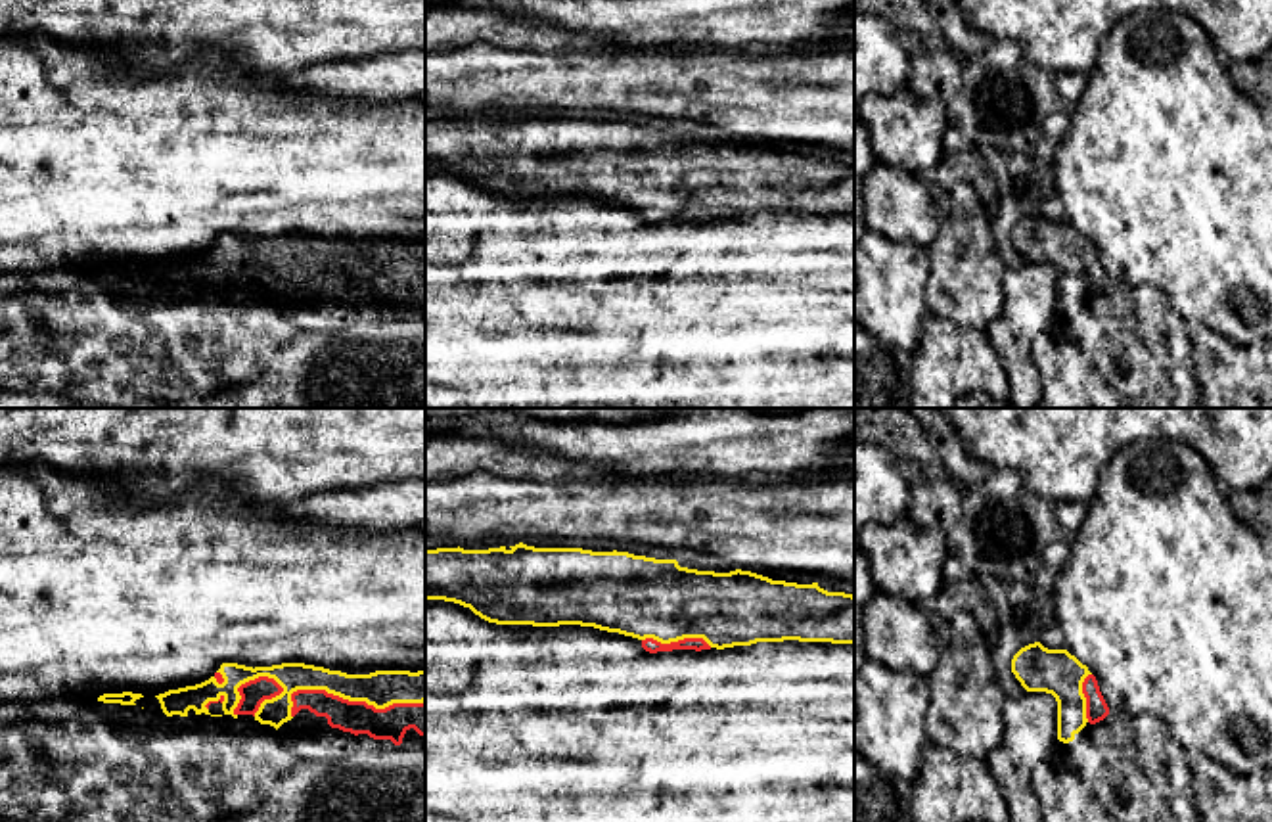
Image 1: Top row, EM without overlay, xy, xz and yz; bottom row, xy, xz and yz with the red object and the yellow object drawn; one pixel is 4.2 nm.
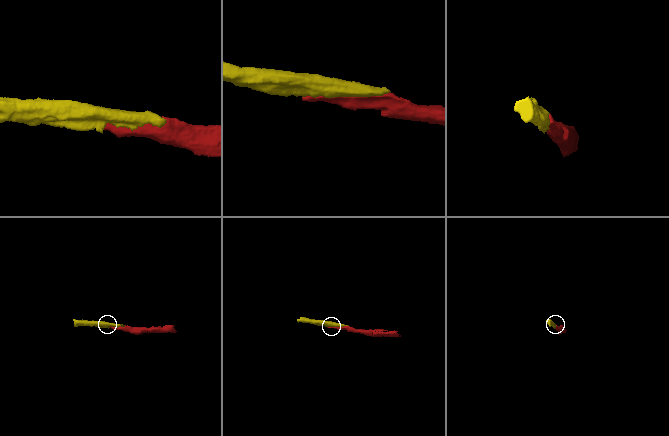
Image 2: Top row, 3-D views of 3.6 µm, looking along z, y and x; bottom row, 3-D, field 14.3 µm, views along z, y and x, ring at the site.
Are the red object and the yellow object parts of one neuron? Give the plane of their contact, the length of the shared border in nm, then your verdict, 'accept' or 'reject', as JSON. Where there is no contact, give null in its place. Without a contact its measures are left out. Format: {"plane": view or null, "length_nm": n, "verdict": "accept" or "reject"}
{"plane": "xy", "length_nm": 550, "verdict": "accept"}

